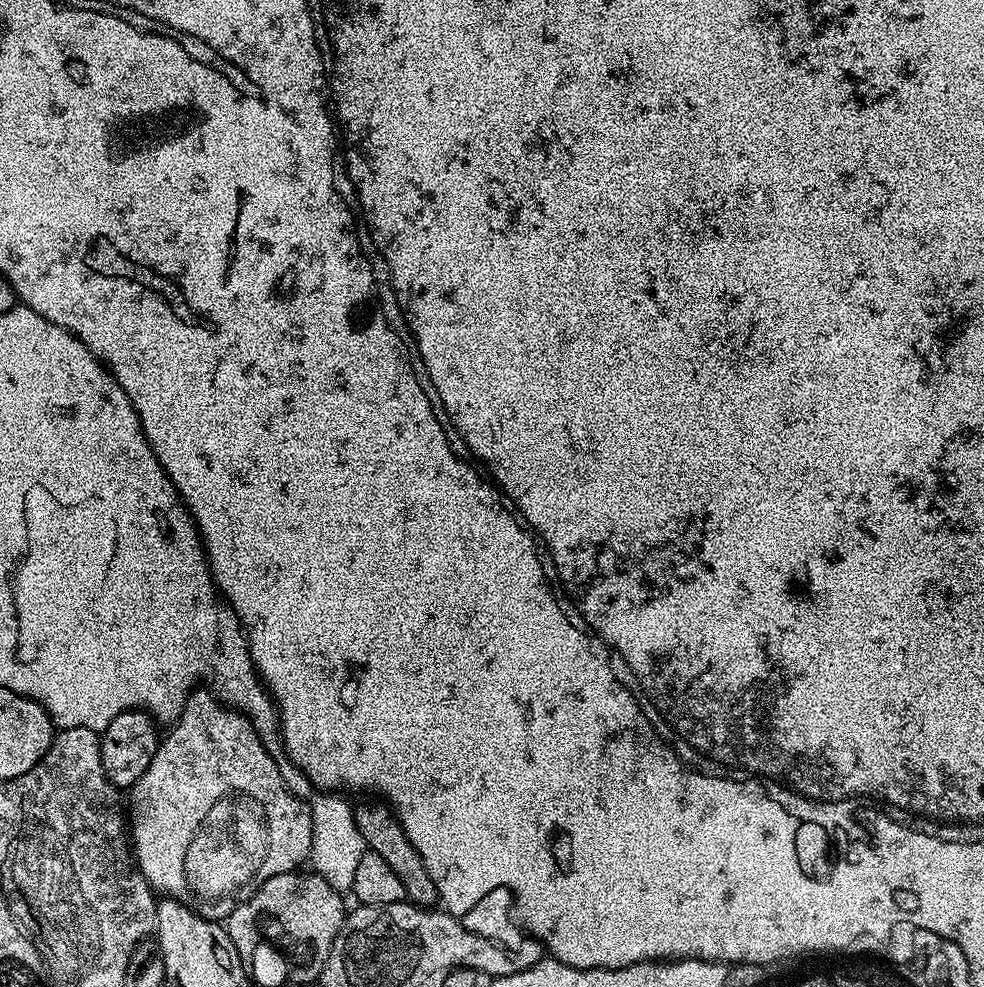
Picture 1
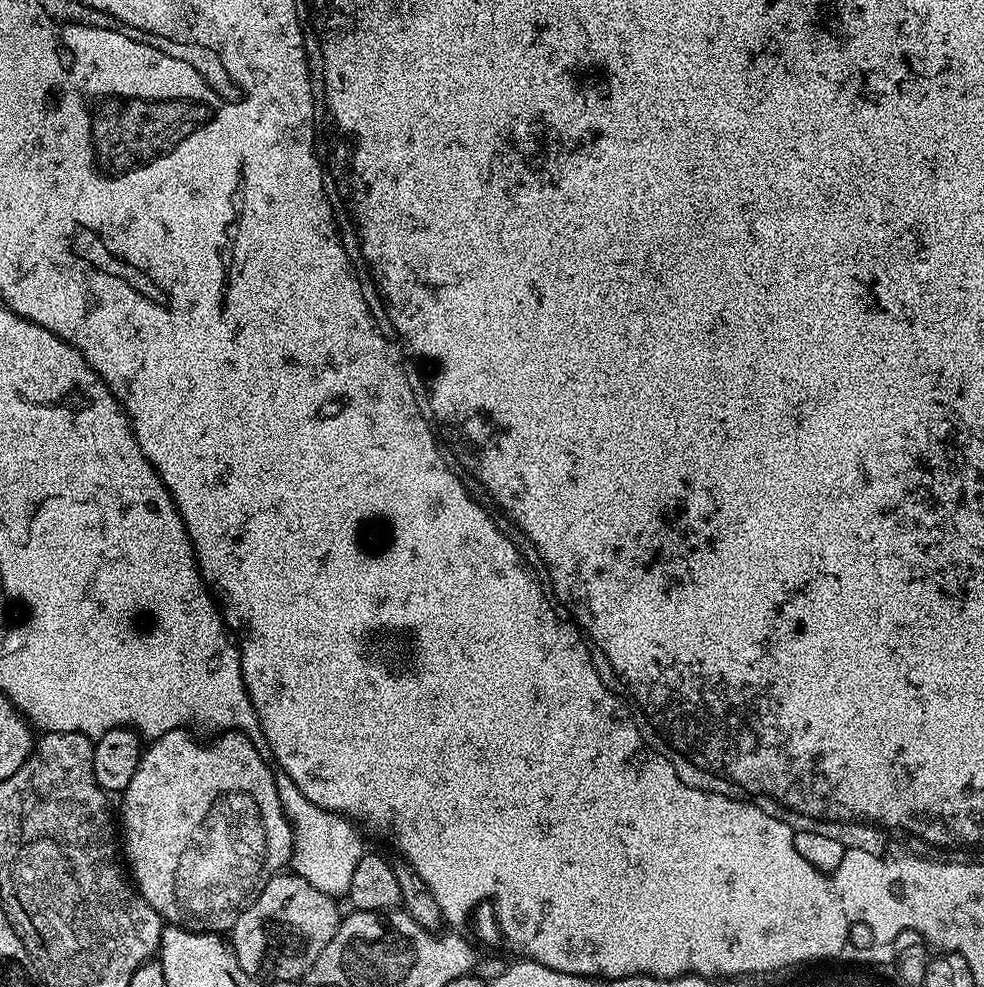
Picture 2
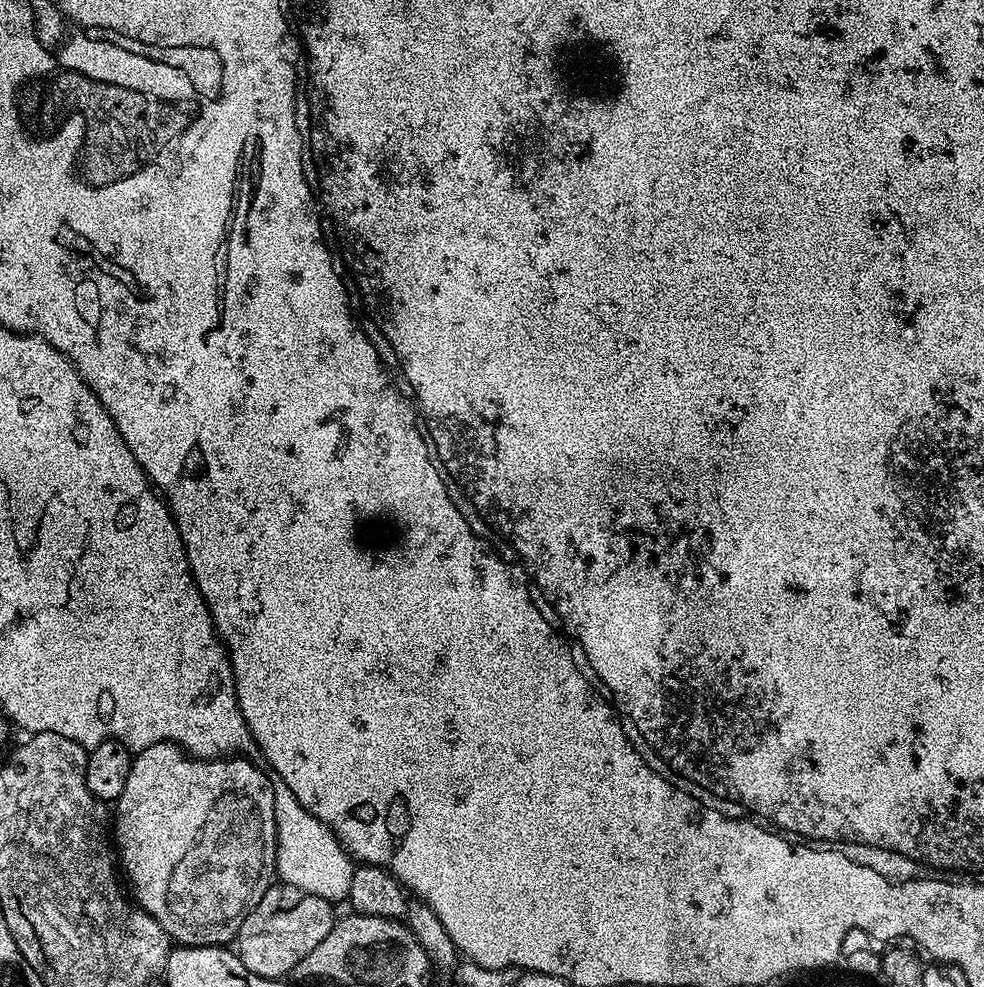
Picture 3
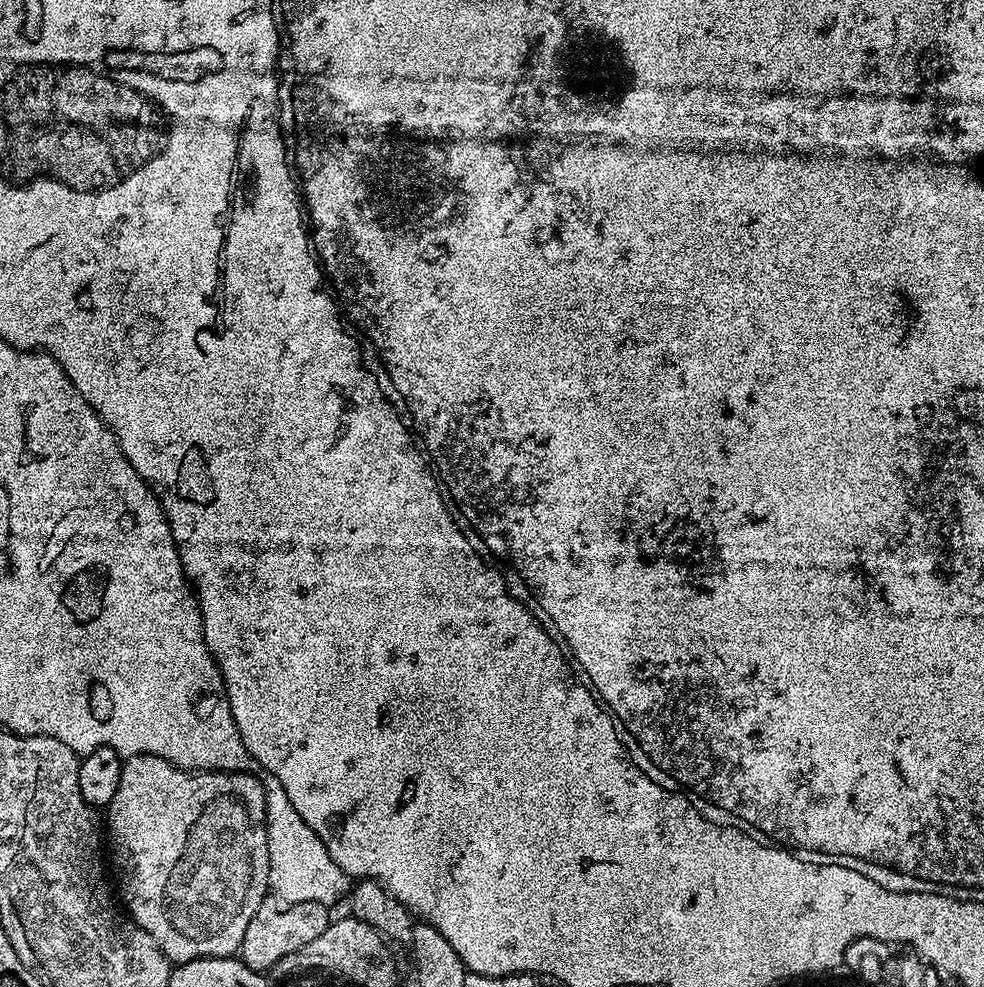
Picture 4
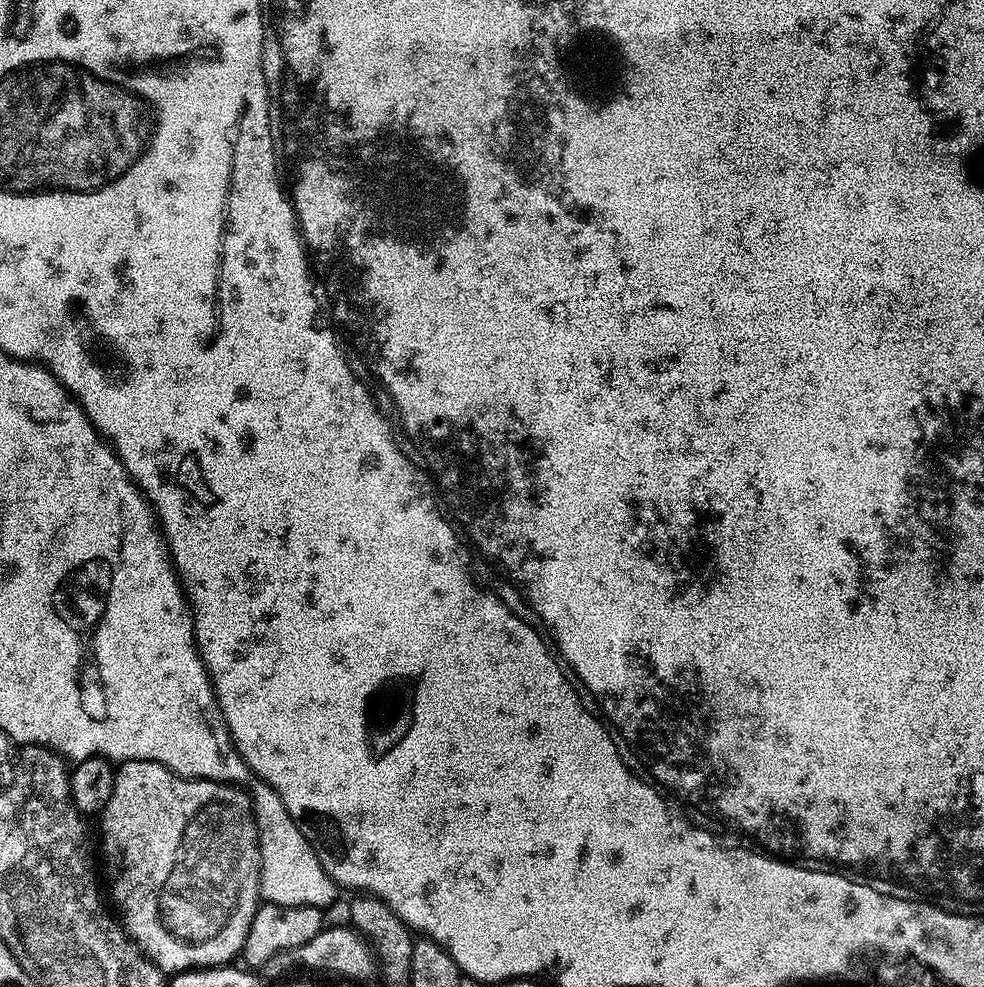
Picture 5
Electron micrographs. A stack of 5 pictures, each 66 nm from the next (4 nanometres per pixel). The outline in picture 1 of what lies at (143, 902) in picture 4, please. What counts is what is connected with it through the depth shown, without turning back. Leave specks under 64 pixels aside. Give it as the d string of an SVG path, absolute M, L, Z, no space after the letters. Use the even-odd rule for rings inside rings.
M193 690L188 693L188 701L184 712L179 720L171 725L172 728L161 739L158 750L142 778L133 784L130 789L132 804L130 800L130 847L134 853L137 868L148 880L148 885L157 893L165 897L177 900L192 911L208 920L217 922L227 921L228 915L234 911L242 902L250 899L260 889L262 882L274 878L278 874L295 872L301 867L300 864L311 857L312 844L312 812L307 803L301 797L296 796L284 785L284 775L280 772L280 764L262 746L254 726L242 712L235 708L229 708L227 703L221 702L211 691Z

